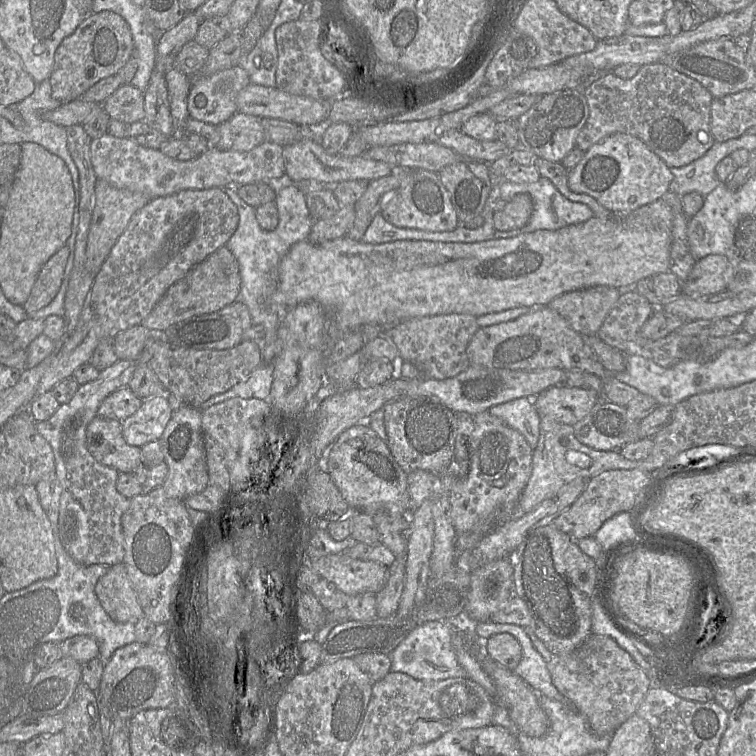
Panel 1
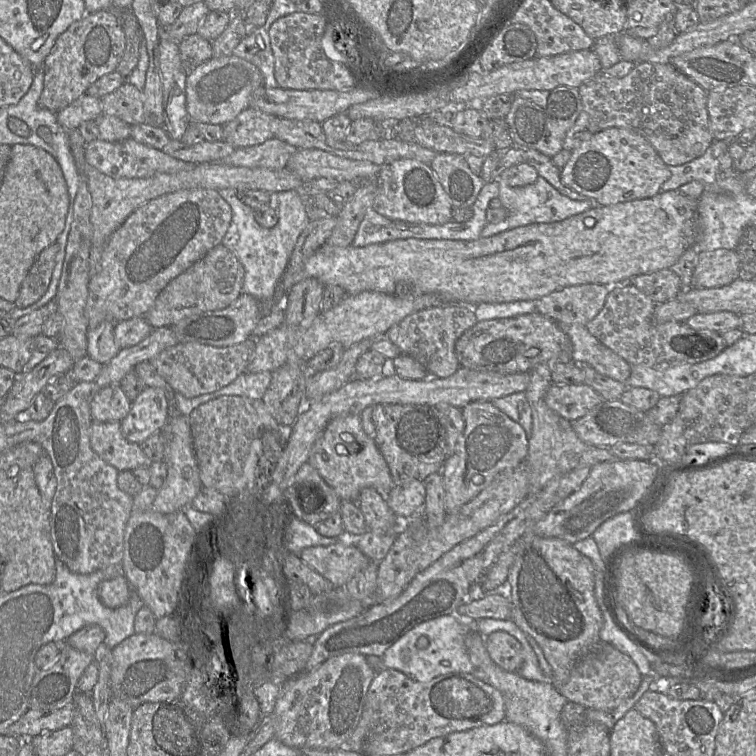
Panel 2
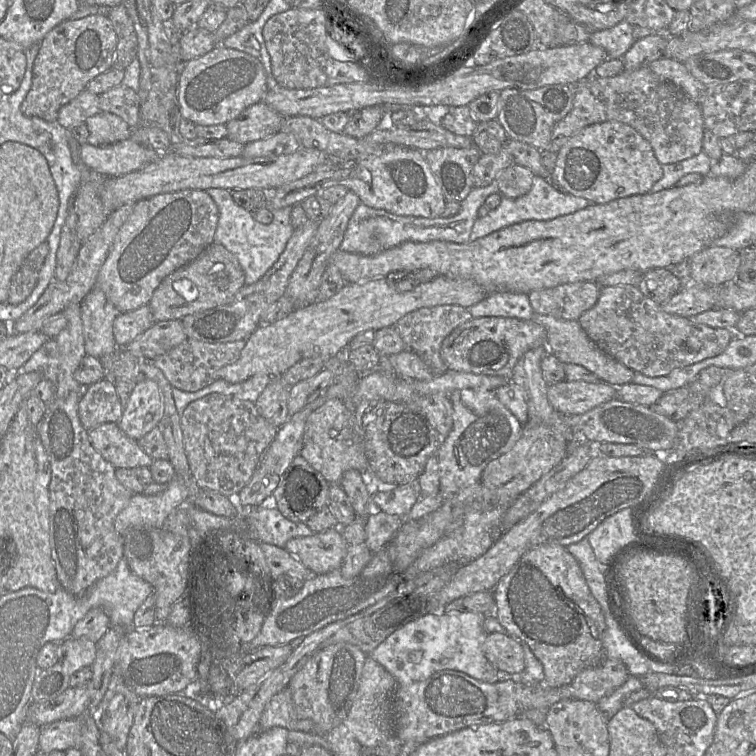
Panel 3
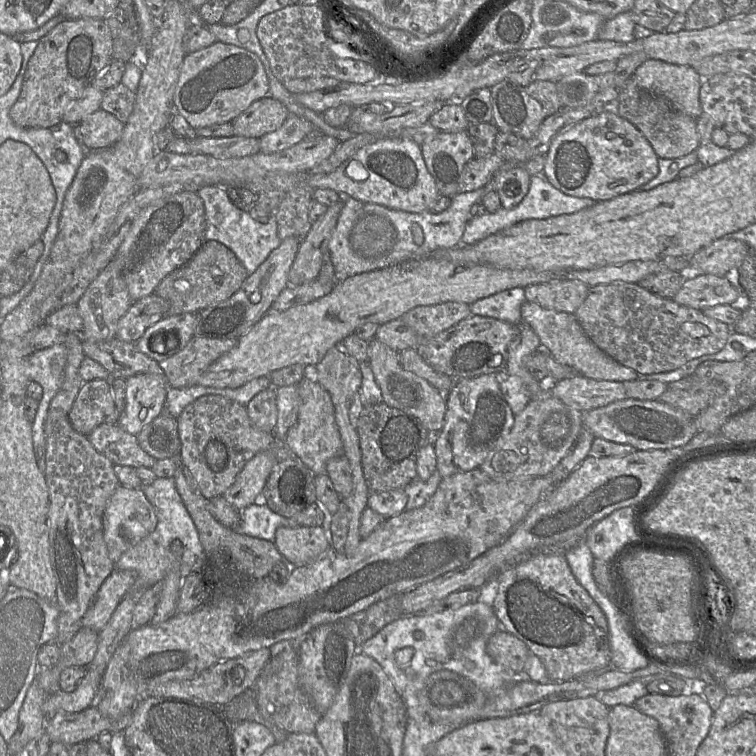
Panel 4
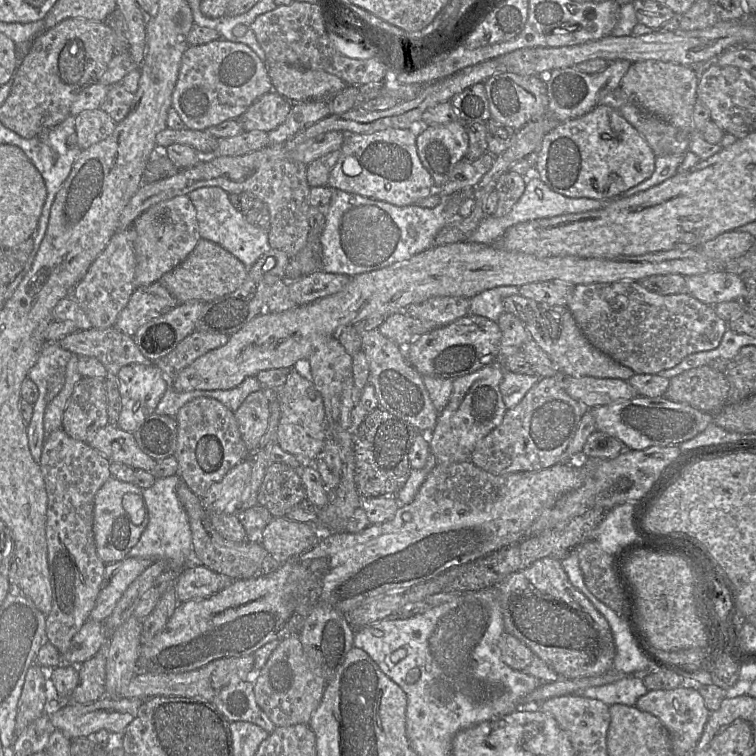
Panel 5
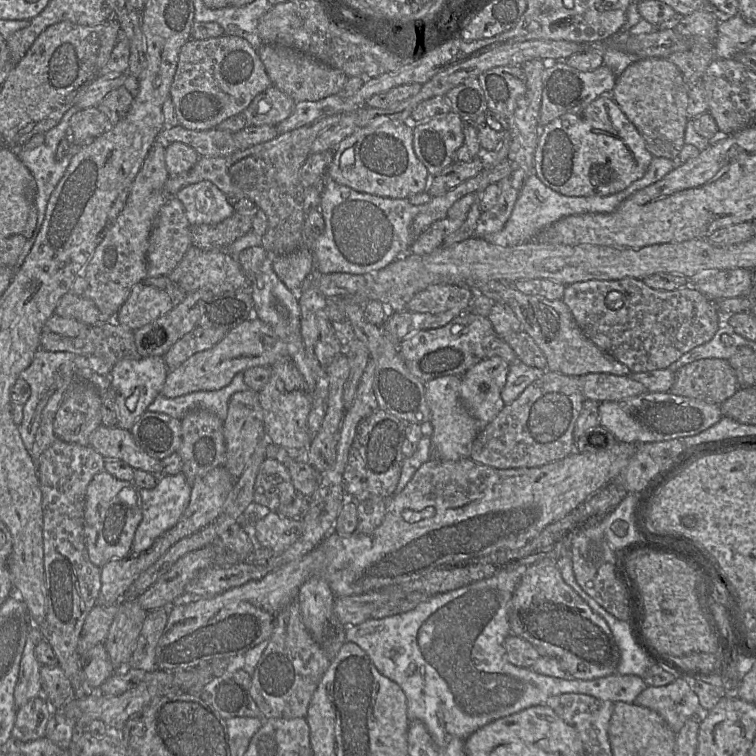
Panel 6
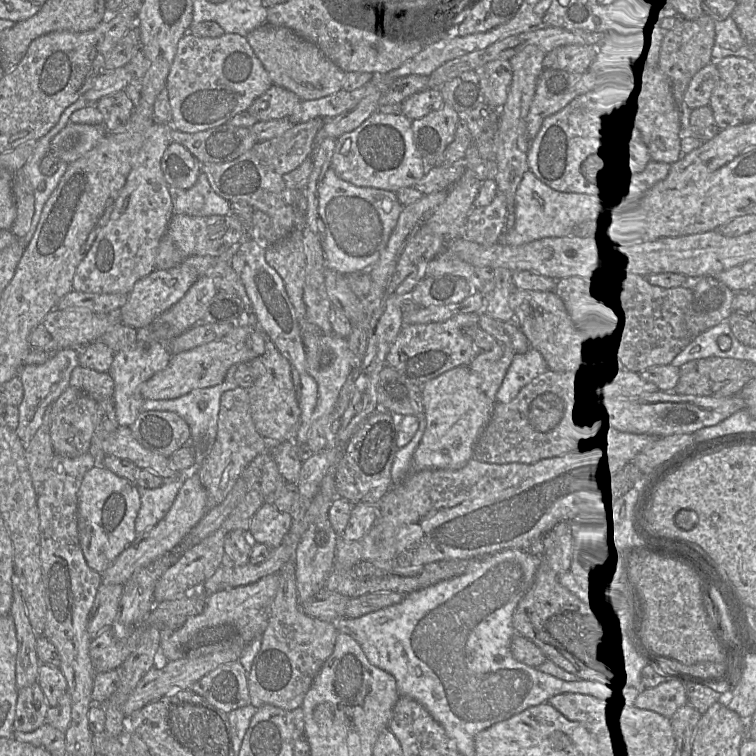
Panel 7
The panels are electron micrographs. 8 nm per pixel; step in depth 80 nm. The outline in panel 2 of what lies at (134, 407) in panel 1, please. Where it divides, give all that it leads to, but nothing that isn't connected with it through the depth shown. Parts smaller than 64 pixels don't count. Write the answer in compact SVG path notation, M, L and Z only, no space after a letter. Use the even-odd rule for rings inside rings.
M119 385L102 388L90 404L92 422L121 422L128 415L131 405Z

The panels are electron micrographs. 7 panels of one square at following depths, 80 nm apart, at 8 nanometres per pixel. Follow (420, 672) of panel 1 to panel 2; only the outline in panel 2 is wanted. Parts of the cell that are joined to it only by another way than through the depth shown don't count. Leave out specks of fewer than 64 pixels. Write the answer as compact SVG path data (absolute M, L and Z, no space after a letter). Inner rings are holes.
M444 615L417 624L383 653L383 667L400 671L419 682L448 673L472 675L474 666L466 650L465 638L471 630L476 630L474 621L467 616Z

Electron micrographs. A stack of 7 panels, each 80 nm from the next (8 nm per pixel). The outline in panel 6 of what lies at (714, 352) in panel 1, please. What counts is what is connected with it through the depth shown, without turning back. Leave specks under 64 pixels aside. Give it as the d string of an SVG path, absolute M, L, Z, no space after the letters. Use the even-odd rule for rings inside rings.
M630 277L589 280L566 285L562 301L583 333L600 349L625 364L632 373L668 368L686 352L710 341L724 319L715 302L700 293L693 284L673 291L662 291Z

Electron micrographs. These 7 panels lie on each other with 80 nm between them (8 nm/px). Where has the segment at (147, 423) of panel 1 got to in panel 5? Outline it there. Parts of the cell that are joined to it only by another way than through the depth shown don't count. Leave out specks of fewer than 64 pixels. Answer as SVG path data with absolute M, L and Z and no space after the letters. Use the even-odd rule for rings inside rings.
M130 364L116 375L121 396L120 429L134 433L155 409L171 383L155 364Z

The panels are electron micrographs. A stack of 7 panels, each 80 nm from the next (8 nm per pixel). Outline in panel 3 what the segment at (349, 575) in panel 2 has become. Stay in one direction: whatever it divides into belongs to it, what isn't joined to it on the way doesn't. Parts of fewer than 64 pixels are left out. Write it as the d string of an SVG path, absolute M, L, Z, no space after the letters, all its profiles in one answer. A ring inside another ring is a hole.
M336 528L292 538L287 541L285 549L313 574L340 569L346 555L345 541Z

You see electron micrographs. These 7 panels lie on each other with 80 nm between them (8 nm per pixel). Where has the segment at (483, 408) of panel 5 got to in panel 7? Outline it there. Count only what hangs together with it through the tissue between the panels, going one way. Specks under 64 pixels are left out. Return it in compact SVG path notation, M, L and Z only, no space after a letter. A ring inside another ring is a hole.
M497 343L493 349L478 353L469 365L472 373L479 380L481 390L495 402L497 402L497 392L514 355L510 347Z

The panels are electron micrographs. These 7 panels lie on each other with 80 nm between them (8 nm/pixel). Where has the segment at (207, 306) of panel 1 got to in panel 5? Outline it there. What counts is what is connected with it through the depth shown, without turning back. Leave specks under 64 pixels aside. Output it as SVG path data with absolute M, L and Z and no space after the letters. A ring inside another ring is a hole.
M200 239L191 254L173 270L164 274L159 282L179 303L208 302L237 290L246 280L248 269L221 245Z

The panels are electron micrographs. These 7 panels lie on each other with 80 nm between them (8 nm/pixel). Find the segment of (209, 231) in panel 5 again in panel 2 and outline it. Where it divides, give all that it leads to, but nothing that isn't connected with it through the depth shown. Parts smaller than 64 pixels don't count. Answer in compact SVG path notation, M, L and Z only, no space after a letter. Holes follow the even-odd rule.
M224 188L218 191L232 209L232 220L221 244L237 257L244 268L243 293L264 304L273 303L297 239L311 221L304 200L295 189L272 194L271 207L278 214L278 222L272 228L264 228L255 220L254 210L238 199L236 190Z

